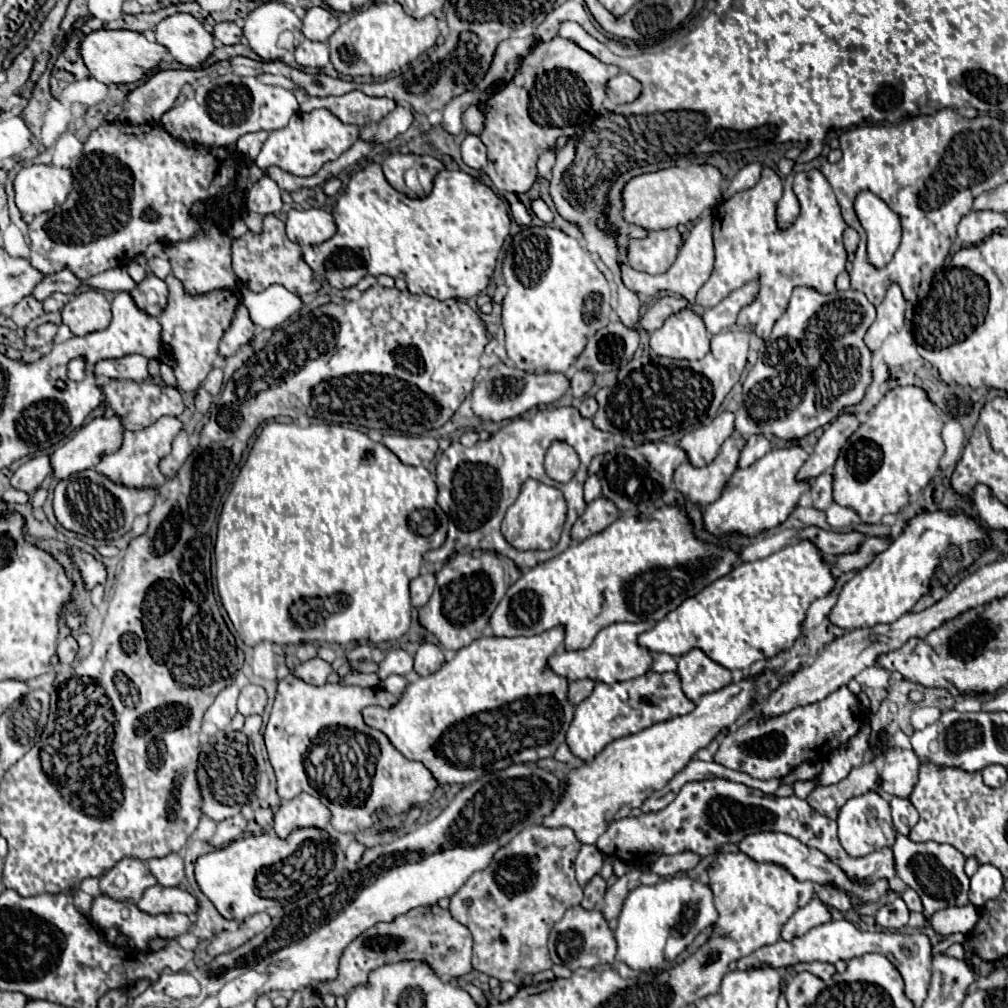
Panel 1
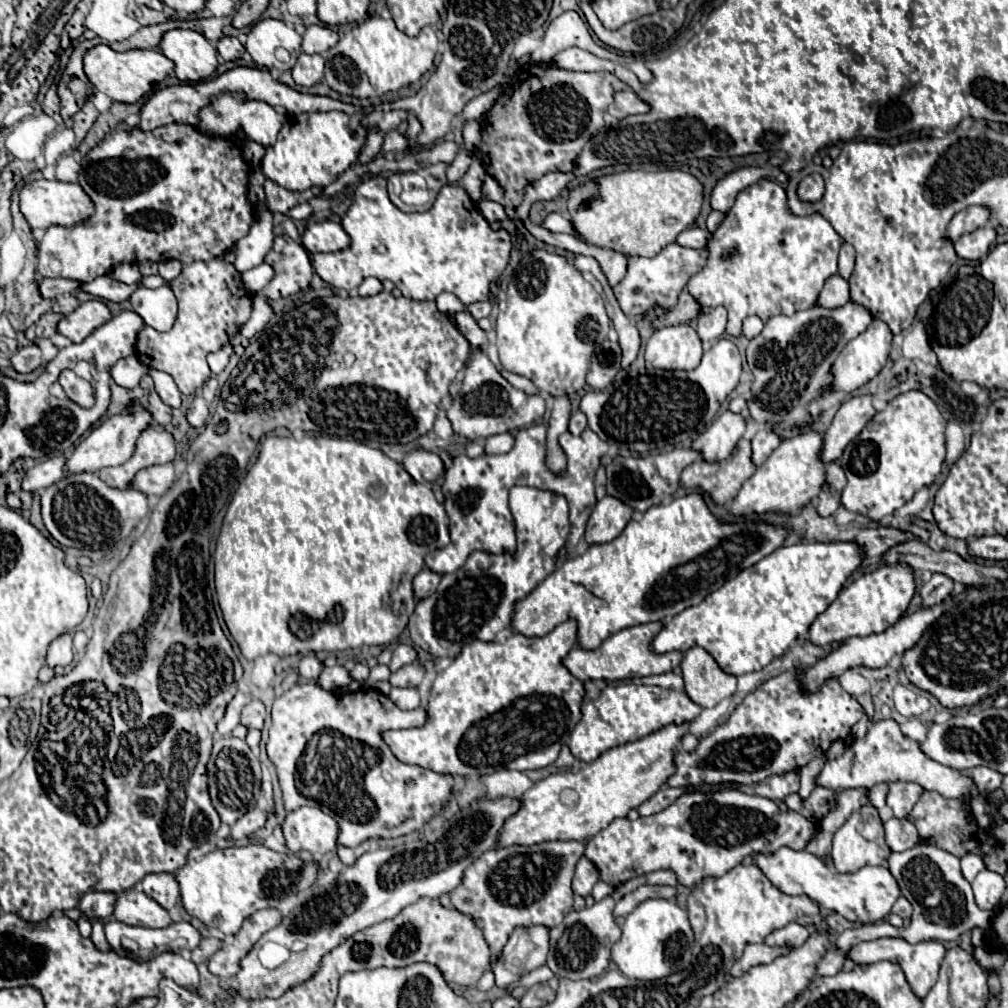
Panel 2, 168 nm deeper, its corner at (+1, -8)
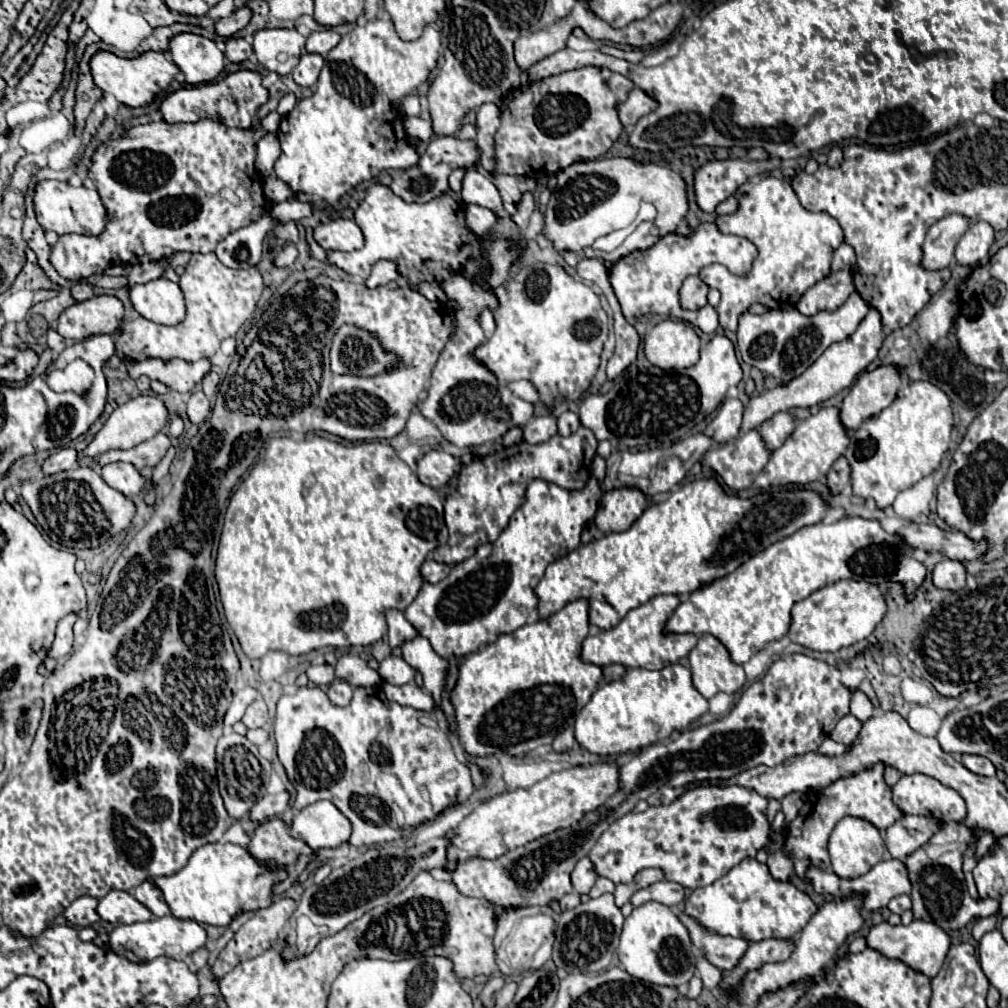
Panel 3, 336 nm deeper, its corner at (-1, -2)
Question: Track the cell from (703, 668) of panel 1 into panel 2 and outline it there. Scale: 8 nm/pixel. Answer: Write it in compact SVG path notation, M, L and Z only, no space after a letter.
M693 646L685 652L681 672L689 698L703 708L713 708L735 694L737 678L723 672L715 658L701 646Z

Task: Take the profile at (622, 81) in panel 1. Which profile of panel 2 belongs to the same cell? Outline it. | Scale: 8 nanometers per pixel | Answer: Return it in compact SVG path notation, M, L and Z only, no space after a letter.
M627 88L623 92L617 92L615 102L609 106L609 114L615 116L617 120L623 120L631 114L645 114L649 110L651 110L649 104L643 102L631 88Z

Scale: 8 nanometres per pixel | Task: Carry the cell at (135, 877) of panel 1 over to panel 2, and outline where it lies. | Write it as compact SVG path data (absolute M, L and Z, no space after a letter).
M87 892L79 902L79 910L89 920L109 920L113 916L115 898L111 892Z

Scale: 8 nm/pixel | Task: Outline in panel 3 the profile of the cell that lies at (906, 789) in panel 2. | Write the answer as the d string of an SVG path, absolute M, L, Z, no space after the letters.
M925 774L901 776L893 786L893 802L903 814L917 814L945 822L961 822L967 816L965 800L951 788Z

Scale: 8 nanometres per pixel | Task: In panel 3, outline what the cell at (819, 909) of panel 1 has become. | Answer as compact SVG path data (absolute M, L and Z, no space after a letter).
M767 938L761 942L751 942L745 958L741 958L739 966L731 972L723 972L723 982L719 984L721 990L729 990L739 984L741 976L765 962L781 962L791 956L795 950L795 940L791 938Z

